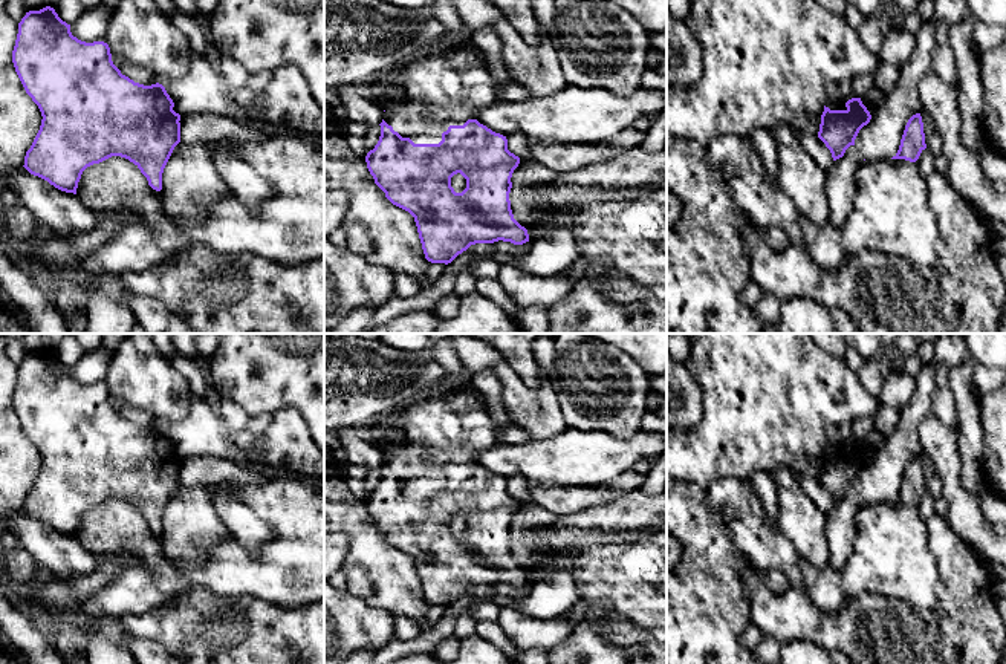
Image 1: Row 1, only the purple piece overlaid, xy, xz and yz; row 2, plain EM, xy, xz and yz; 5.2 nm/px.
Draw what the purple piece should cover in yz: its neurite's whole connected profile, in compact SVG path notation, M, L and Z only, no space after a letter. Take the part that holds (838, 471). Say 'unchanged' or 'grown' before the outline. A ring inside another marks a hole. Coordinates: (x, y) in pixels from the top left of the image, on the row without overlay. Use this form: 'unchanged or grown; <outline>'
unchanged; M852 441L845 445L845 453L830 453L824 448L818 480L830 493L833 503L844 499L859 473L871 462L870 454L861 441Z

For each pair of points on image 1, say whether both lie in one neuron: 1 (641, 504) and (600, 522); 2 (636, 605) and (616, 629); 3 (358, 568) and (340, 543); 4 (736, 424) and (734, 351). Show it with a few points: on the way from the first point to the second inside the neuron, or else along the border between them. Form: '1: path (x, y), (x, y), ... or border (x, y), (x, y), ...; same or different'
1: path (630, 513), (610, 519); same
2: border (597, 626), (624, 617), (647, 635); different
3: border (340, 531), (347, 537), (347, 551), (341, 568); different
4: path (736, 406), (734, 369); same

